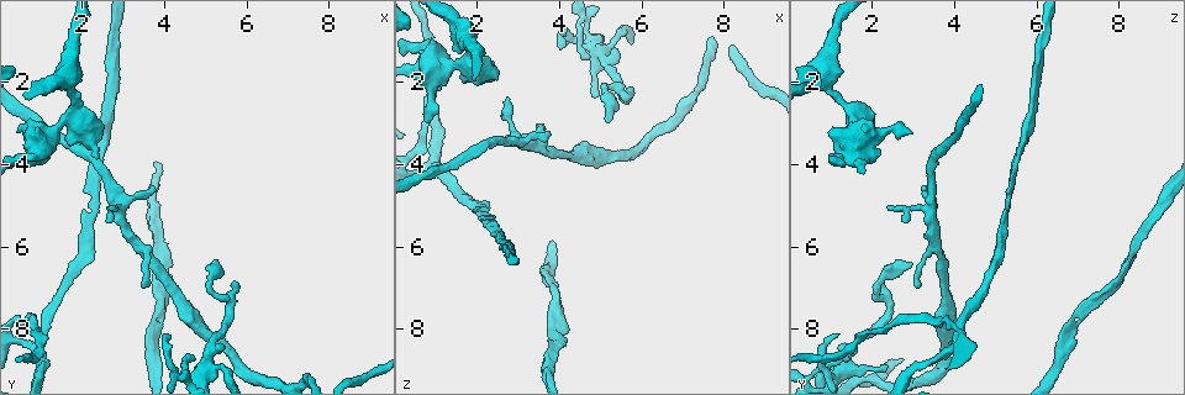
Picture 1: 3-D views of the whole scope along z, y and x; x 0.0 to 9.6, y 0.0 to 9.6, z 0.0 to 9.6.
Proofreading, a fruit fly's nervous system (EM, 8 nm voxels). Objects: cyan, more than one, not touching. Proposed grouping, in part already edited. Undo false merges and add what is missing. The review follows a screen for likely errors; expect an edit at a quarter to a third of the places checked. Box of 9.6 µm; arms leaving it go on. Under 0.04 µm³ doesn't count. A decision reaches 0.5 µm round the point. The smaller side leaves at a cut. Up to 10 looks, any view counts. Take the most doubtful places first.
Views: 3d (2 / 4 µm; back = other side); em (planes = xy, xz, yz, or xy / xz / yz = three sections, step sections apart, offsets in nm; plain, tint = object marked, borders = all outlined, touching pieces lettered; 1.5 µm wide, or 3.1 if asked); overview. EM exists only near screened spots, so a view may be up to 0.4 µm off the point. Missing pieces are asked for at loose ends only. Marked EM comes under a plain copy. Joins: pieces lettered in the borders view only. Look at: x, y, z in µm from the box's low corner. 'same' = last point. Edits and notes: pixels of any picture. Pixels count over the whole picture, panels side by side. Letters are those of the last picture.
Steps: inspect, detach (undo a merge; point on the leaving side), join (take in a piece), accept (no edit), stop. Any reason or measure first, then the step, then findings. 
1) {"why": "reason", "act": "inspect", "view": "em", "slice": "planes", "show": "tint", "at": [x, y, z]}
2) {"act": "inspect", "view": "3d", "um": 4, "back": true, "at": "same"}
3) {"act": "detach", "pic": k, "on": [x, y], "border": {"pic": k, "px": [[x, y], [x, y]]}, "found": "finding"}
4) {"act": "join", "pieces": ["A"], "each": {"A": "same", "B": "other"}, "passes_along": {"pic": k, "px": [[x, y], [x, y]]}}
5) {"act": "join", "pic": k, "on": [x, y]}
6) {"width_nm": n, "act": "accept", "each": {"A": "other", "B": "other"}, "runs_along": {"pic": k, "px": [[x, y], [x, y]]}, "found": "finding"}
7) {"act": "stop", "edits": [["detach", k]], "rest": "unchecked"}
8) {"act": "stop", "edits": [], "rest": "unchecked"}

{"act": "inspect", "view": "3d", "um": 2, "at": [0.70, 3.25, 2.90]}

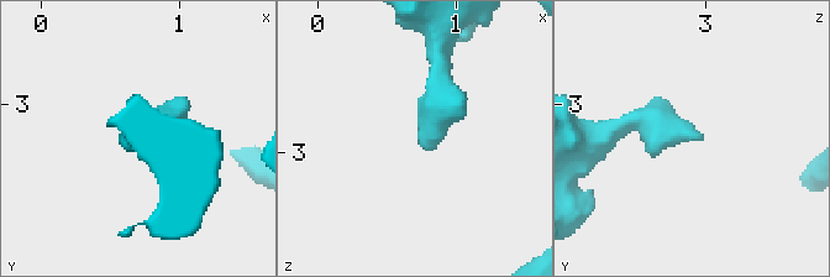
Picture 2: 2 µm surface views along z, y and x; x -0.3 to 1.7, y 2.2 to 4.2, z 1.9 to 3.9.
{"why": "need the tissue", "act": "inspect", "view": "em", "slice": "planes", "show": "borders", "at": [0.74, 3.22, 2.96]}

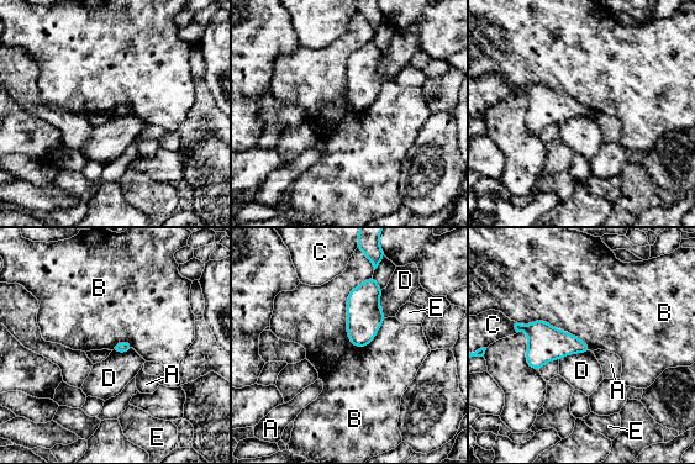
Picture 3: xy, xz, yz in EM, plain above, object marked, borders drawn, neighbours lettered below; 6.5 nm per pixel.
{"act": "accept", "each": {"A": "other", "B": "other", "C": "other", "D": "other", "E": "other"}, "border": {"pic": 3, "px": [[372, 275], [347, 299], [356, 347]]}, "found": "none of them fits"}

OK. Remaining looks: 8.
{"act": "inspect", "view": "3d", "um": 2, "at": [2.70, 5.05, 2.40]}

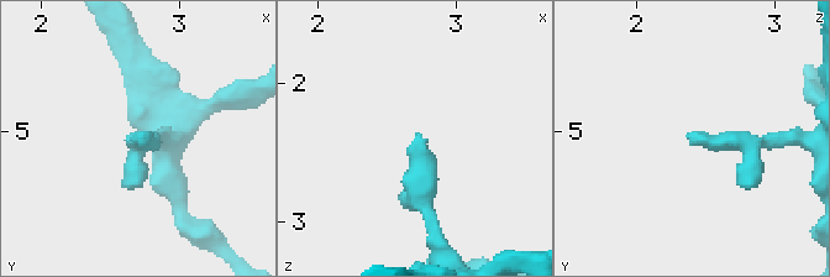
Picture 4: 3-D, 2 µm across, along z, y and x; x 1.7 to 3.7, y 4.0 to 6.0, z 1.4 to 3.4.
{"act": "inspect", "view": "em", "slice": "xy", "step": 8, "show": "borders", "at": [2.70, 5.00, 2.36]}

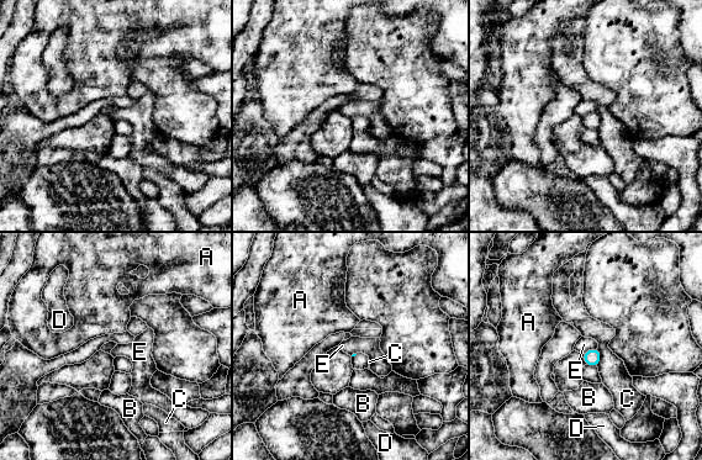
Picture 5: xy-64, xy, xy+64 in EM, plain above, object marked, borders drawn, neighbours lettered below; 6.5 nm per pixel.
{"act": "inspect", "view": "em", "slice": "planes", "show": "borders", "at": "same"}

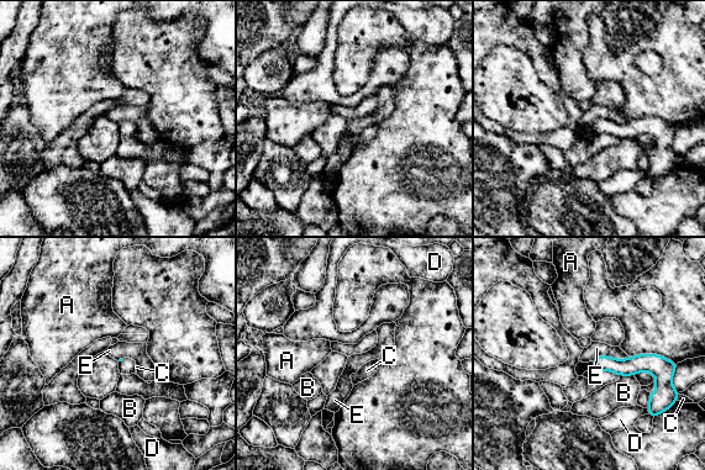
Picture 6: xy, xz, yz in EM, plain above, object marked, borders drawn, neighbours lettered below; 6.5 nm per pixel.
{"act": "accept", "each": {"A": "other", "B": "other", "C": "other", "D": "other", "E": "other"}, "found": "none of them fits"}

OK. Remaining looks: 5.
{"why": "branch stops here", "act": "inspect", "view": "em", "slice": "planes", "show": "tint", "at": [4.20, 6.80, 8.10]}

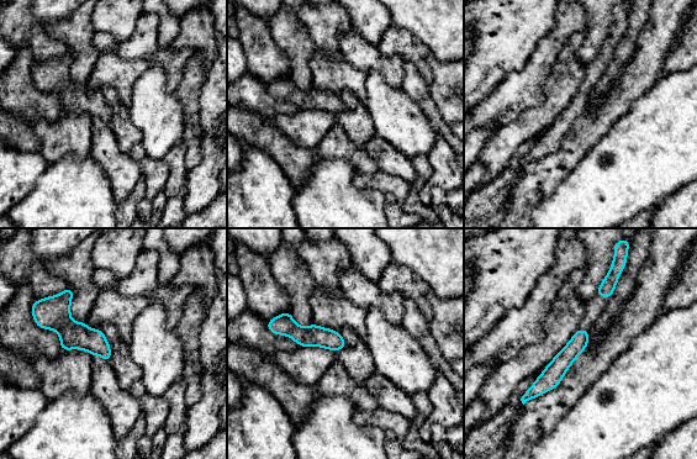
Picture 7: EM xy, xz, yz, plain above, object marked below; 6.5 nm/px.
{"act": "inspect", "view": "em", "slice": "planes", "show": "borders", "at": "same"}

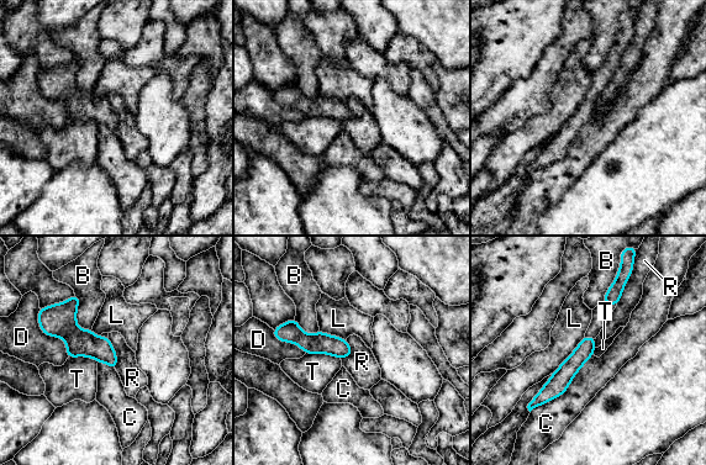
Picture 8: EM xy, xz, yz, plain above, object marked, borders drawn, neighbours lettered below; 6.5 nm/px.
{"act": "accept", "each": {"B": "other", "C": "other", "D": "other", "L": "other", "R": "other", "T": "other"}, "runs_along": {"pic": 8, "px": [[591, 339], [562, 378], [535, 402]]}, "found": "no lettered piece goes on from it"}

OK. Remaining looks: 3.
{"why": "tapers out", "act": "inspect", "view": "em", "slice": "yz", "step": 8, "show": "borders", "at": [4.90, 8.95, 2.40]}

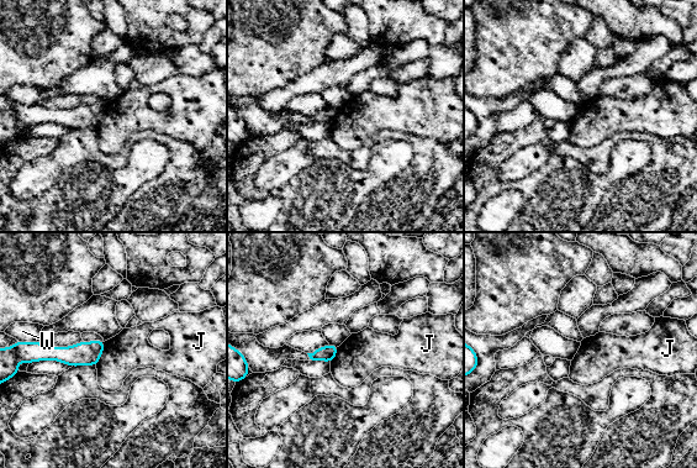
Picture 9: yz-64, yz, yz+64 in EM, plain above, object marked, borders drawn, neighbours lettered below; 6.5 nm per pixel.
{"why": "another direction", "act": "inspect", "view": "em", "slice": "planes", "show": "borders", "at": "same"}

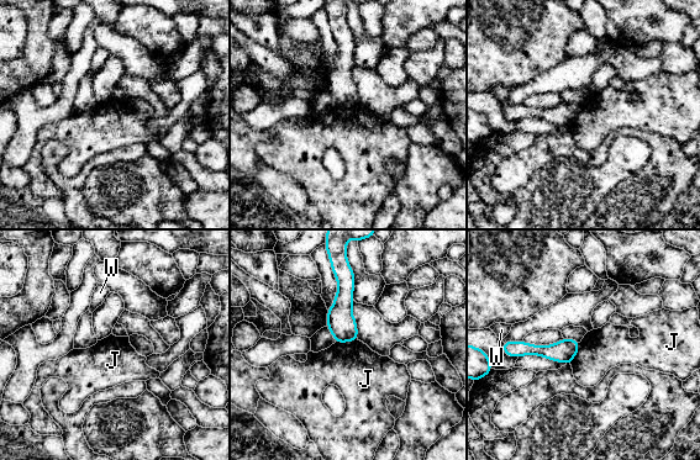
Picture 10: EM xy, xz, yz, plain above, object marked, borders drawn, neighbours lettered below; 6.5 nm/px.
{"act": "accept", "each": {"J": "other", "W": "other"}, "border": {"pic": 10, "px": [[580, 342], [570, 364]]}, "found": "no lettered piece goes on from it"}

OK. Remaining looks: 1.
{"act": "stop", "edits": [], "rest": "unchecked"}

